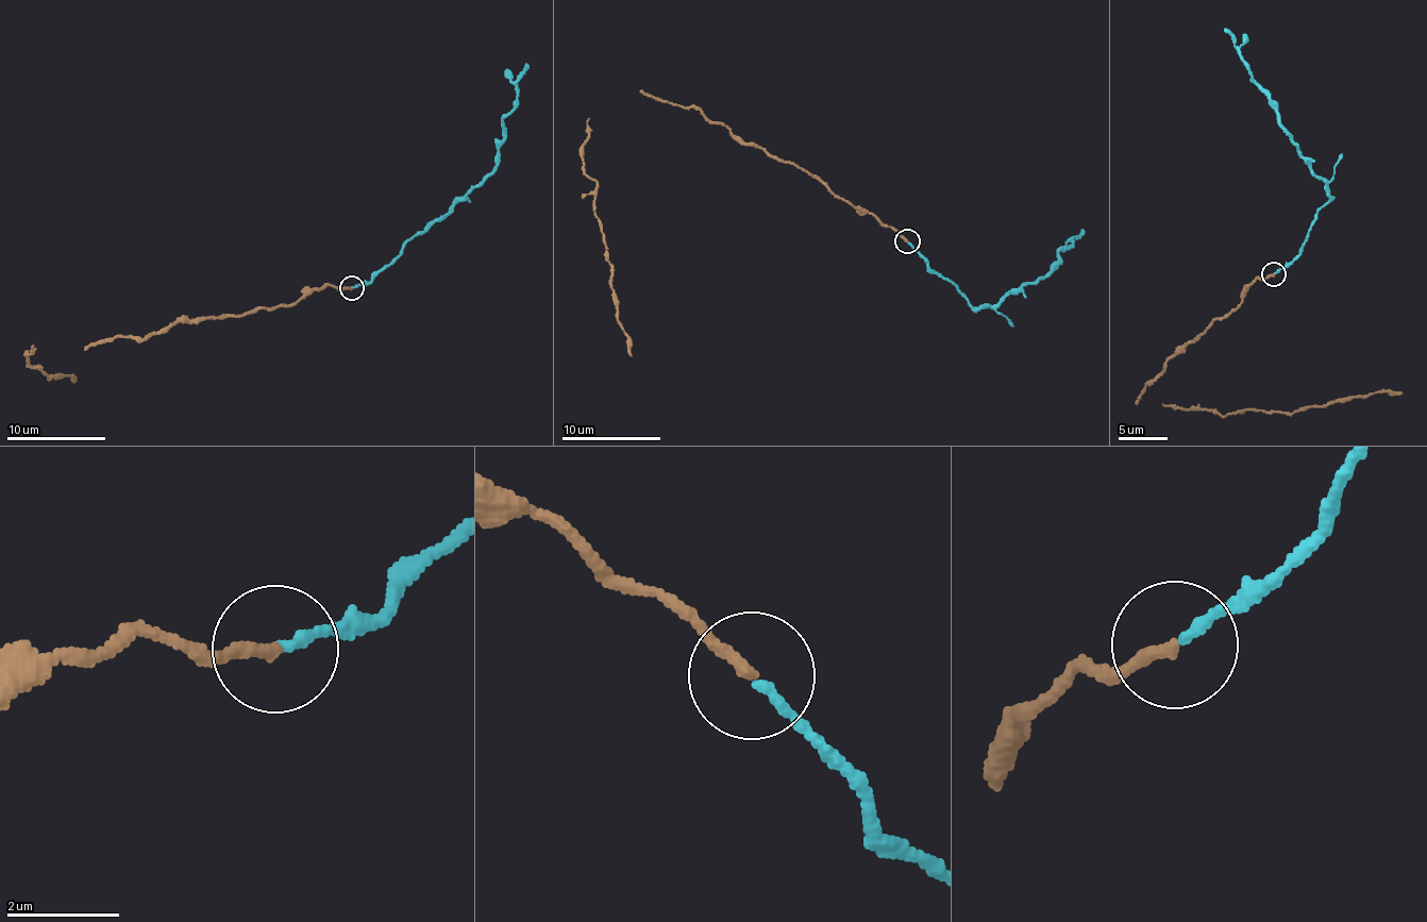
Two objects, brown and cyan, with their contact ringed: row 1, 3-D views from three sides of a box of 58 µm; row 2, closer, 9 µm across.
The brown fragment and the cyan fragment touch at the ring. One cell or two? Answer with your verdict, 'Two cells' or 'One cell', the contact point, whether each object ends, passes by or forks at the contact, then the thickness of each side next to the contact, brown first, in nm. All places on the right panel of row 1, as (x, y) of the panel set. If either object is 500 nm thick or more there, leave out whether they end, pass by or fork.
Two cells. Place: (1274, 273). At the ring brown ends. At the ring cyan ends. Thickness 240 nm (brown) against 180 nm

